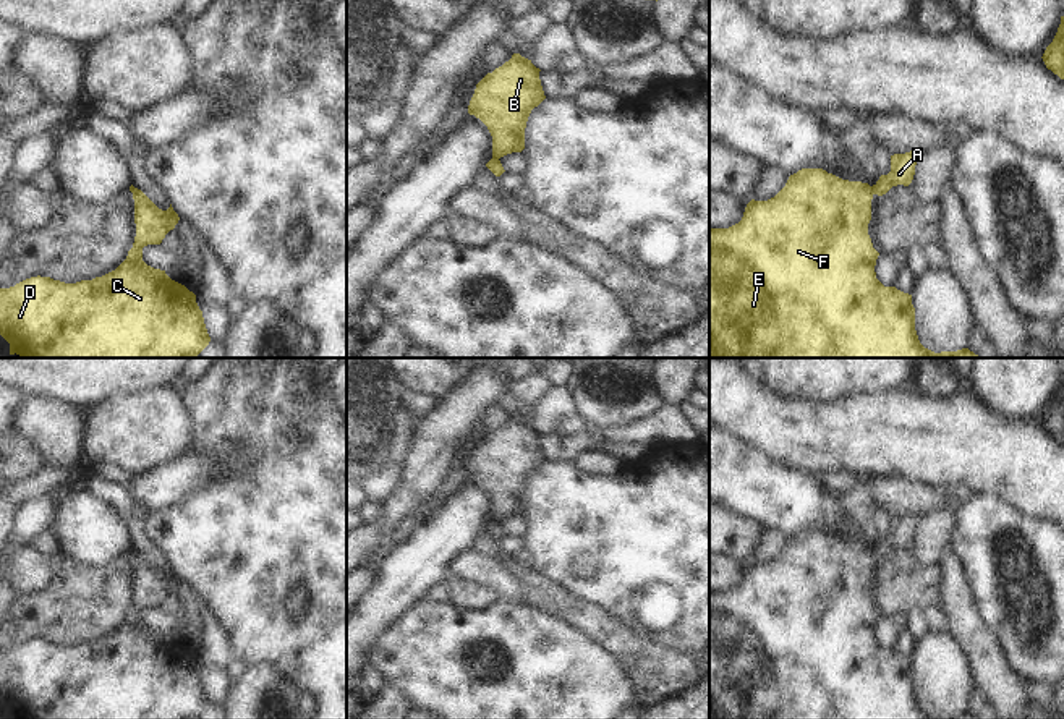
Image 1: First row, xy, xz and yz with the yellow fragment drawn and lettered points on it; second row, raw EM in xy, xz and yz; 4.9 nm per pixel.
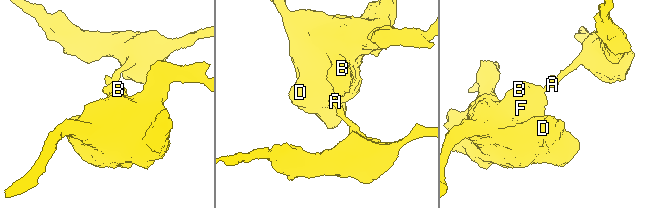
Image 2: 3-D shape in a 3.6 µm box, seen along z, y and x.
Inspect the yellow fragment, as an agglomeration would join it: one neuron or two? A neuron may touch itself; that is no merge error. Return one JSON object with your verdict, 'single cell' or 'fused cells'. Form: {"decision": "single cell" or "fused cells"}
{"decision": "single cell"}

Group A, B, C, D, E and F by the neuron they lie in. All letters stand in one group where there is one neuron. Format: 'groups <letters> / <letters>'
groups A B C D E F

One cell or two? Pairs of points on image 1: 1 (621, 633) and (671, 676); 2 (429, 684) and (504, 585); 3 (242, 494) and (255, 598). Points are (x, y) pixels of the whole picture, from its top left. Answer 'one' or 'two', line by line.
1: one
2: two
3: one

